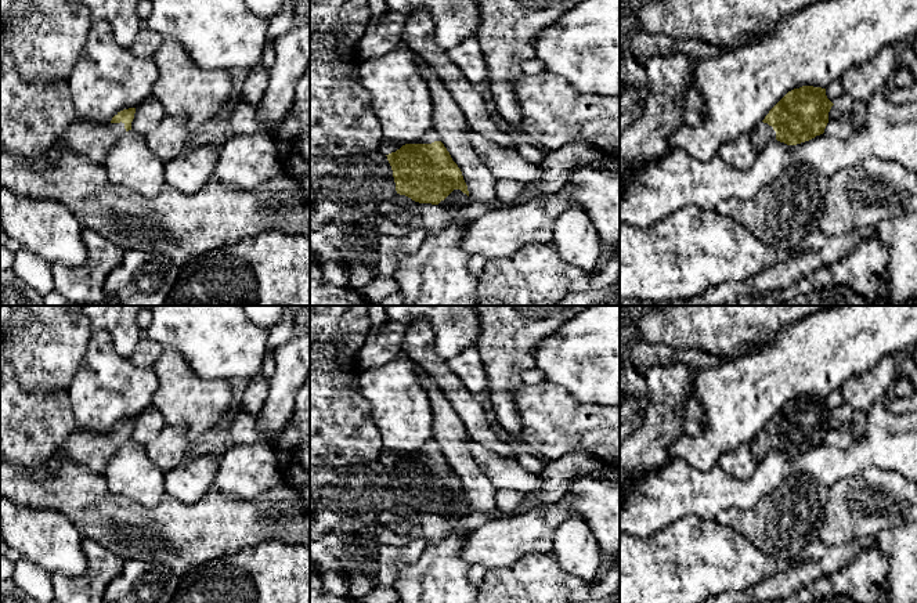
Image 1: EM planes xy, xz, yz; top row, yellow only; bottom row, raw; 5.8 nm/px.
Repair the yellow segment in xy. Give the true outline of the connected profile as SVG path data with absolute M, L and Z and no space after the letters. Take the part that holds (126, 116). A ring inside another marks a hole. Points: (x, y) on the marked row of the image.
M136 108L118 112L108 124L94 126L75 120L50 151L51 162L57 162L68 149L104 165L116 141L131 130Z

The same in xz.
M433 127L414 144L383 138L379 151L391 166L397 194L432 205L438 205L454 189L469 196L461 169Z

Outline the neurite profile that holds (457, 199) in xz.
M454 189L438 206L447 209L461 209L470 205L470 198L463 194L461 189Z

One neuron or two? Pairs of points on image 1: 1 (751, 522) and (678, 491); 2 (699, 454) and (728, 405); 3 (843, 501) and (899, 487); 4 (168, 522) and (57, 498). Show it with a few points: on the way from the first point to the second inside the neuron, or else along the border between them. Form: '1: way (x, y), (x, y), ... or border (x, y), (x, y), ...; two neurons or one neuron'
1: border (755, 504), (750, 508), (722, 509), (714, 519); two neurons
2: way (711, 441), (728, 425), (728, 418); one neuron
3: way (856, 498), (885, 498); one neuron
4: way (140, 522), (101, 516), (85, 499); one neuron

